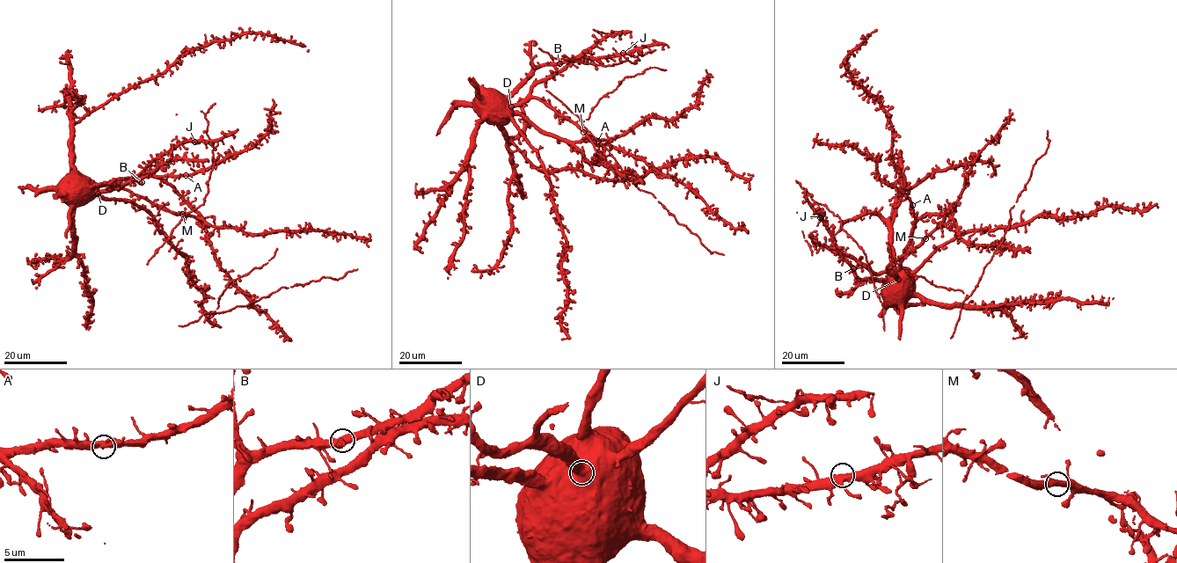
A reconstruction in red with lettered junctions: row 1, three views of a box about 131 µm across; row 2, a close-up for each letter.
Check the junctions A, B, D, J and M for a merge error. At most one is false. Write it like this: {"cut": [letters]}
{"cut": []}

